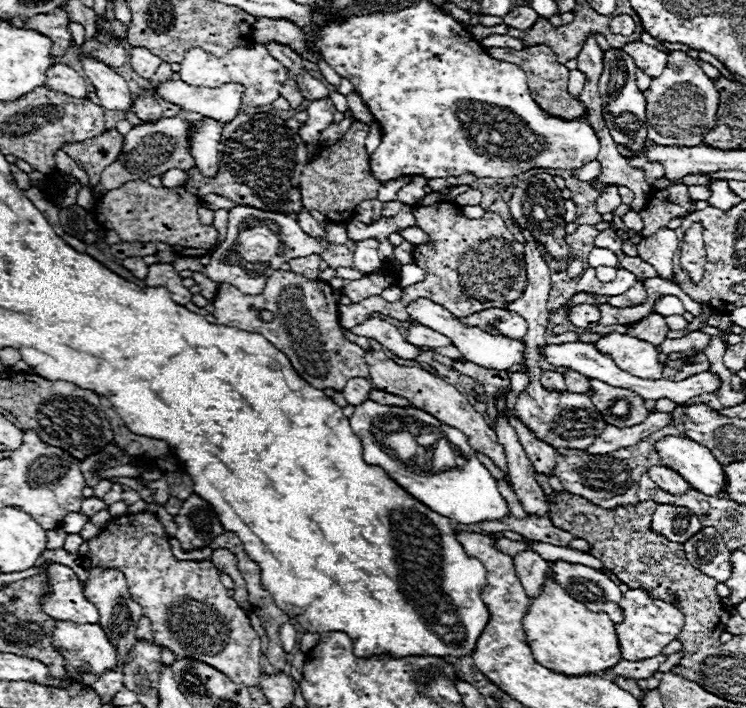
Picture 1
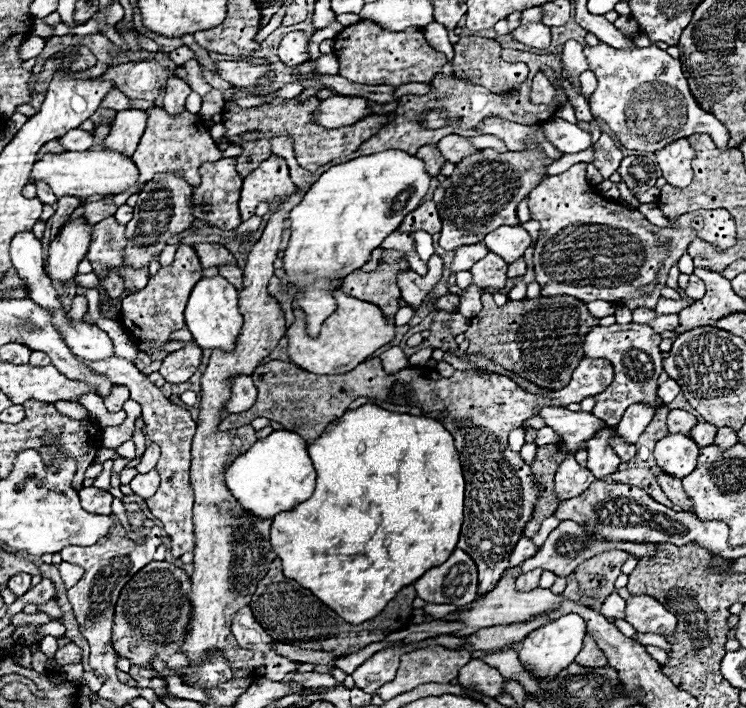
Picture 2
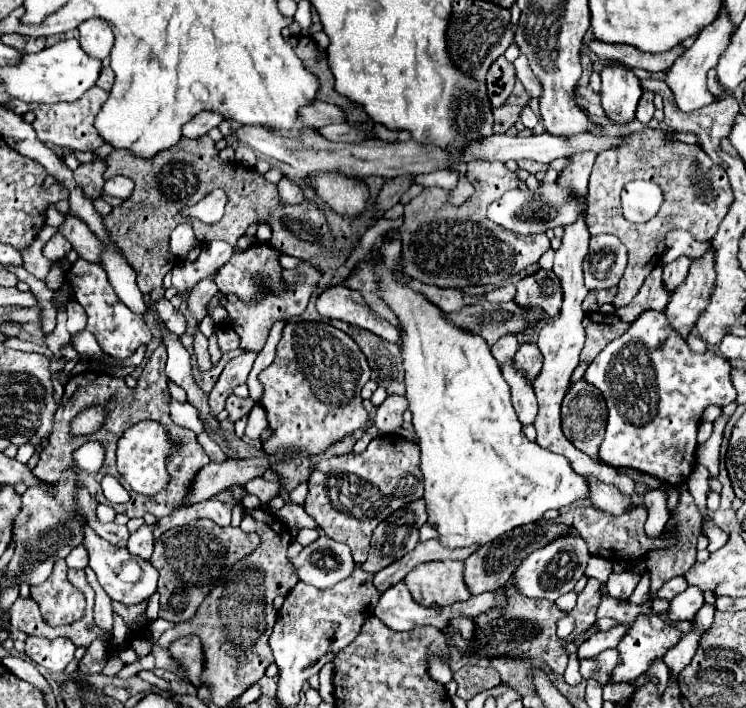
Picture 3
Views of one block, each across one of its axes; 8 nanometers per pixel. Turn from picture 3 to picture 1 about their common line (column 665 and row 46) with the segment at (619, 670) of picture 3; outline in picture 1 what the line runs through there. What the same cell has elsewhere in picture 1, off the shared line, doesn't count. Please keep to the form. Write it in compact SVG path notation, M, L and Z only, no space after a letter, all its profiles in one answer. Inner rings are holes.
M630 42L626 46L622 46L622 50L634 58L636 66L640 70L644 70L648 76L660 76L666 68L666 62L668 62L668 54L666 52L660 52L656 50L654 46L648 46L644 42Z

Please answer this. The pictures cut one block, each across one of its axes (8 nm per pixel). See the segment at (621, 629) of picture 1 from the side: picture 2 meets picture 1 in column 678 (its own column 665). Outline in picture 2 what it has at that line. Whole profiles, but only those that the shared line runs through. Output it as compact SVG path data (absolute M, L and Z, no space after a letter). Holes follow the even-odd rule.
M630 596L626 600L626 620L636 628L636 632L656 632L672 634L676 628L676 618L666 612L666 608L652 596Z

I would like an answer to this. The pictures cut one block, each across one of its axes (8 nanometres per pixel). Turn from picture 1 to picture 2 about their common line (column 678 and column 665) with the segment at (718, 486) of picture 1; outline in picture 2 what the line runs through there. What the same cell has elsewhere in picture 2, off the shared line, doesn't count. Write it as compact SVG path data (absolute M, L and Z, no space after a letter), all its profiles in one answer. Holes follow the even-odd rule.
M668 434L666 438L658 440L654 448L654 460L662 474L682 480L696 466L698 450L700 448L696 442L692 442L692 438L684 434Z

